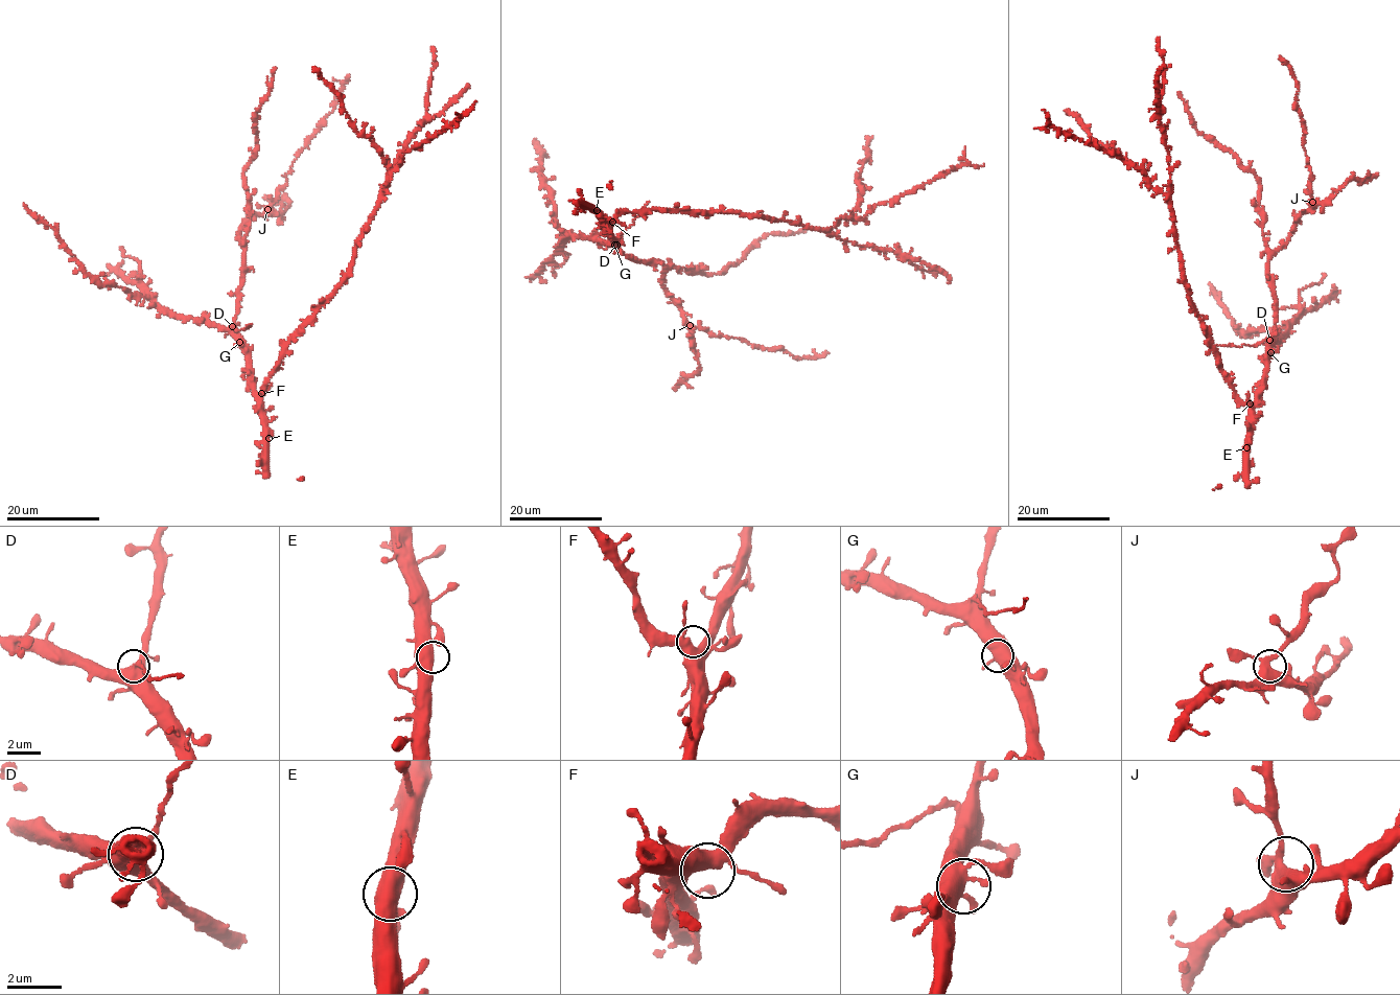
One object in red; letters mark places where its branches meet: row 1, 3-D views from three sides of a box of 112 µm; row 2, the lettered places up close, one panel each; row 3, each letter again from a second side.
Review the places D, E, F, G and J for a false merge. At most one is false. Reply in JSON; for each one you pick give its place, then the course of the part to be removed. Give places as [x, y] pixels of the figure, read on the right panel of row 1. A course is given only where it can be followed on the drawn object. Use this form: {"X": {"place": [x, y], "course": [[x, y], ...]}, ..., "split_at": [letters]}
{"D": {"place": [1269, 340], "course": [[1269, 339], [1239, 347], [1217, 344]]}, "split_at": ["D"]}

